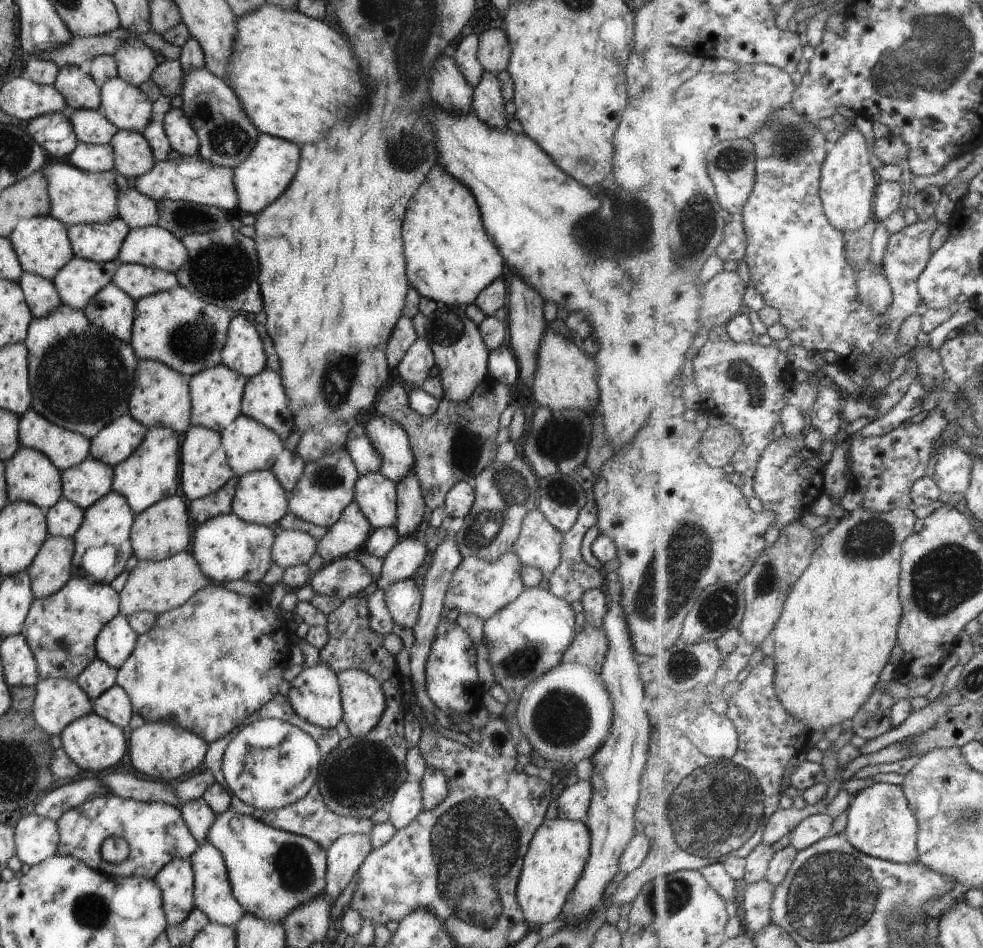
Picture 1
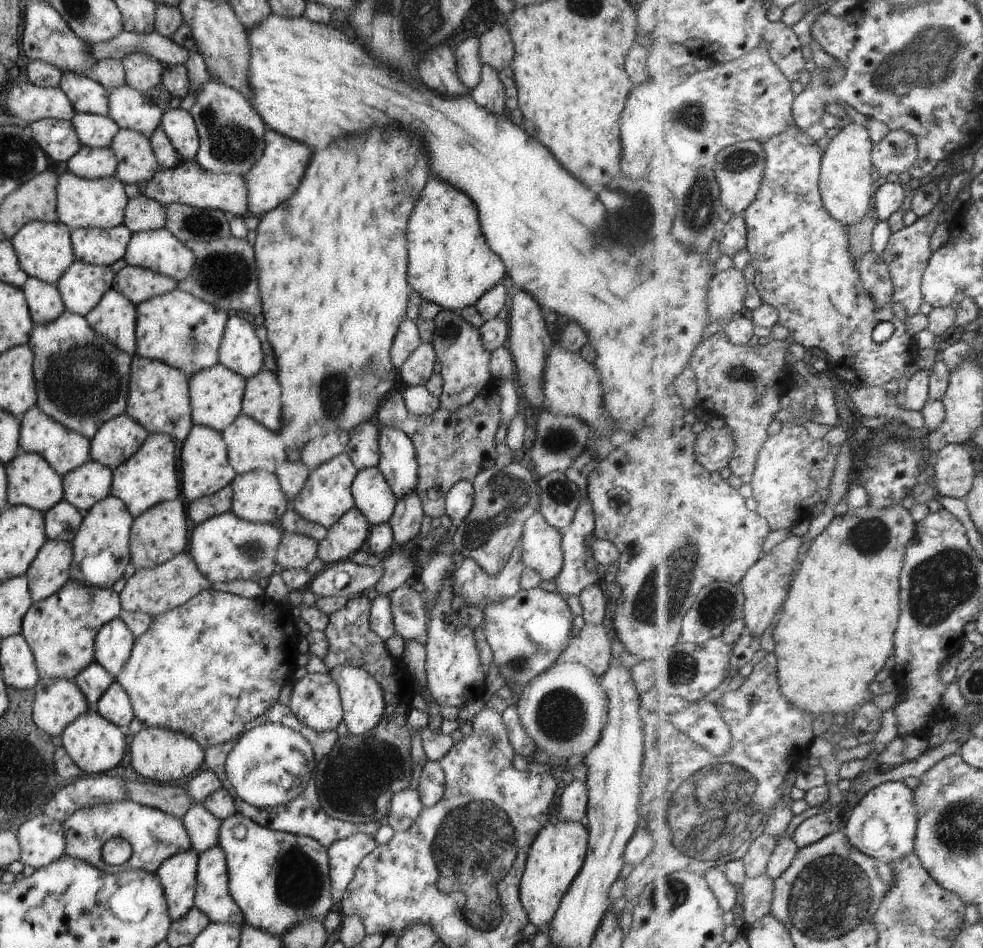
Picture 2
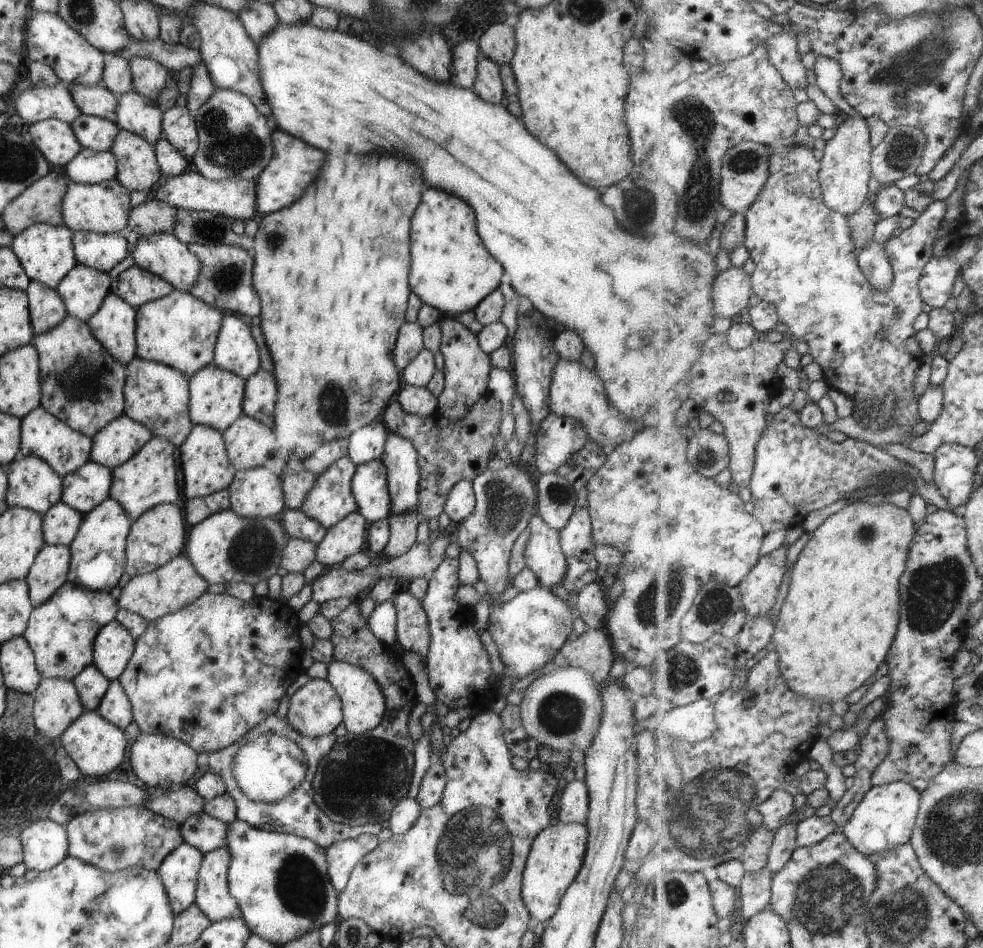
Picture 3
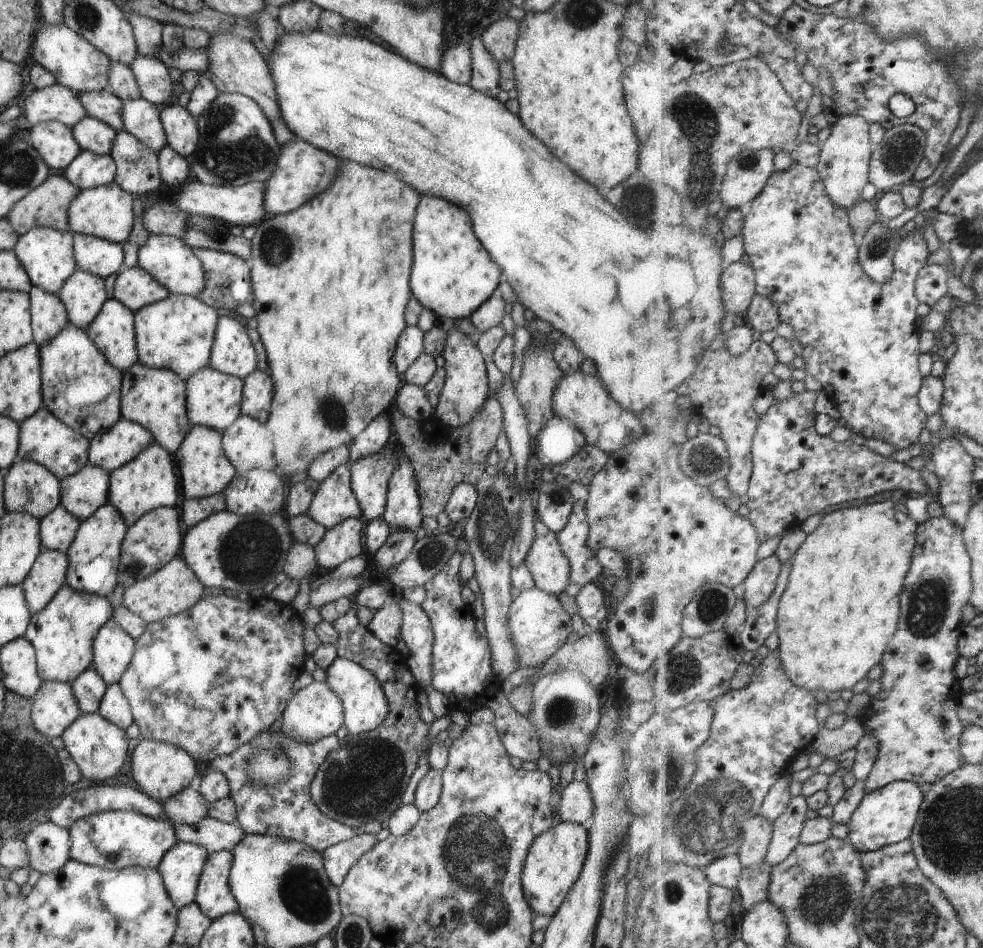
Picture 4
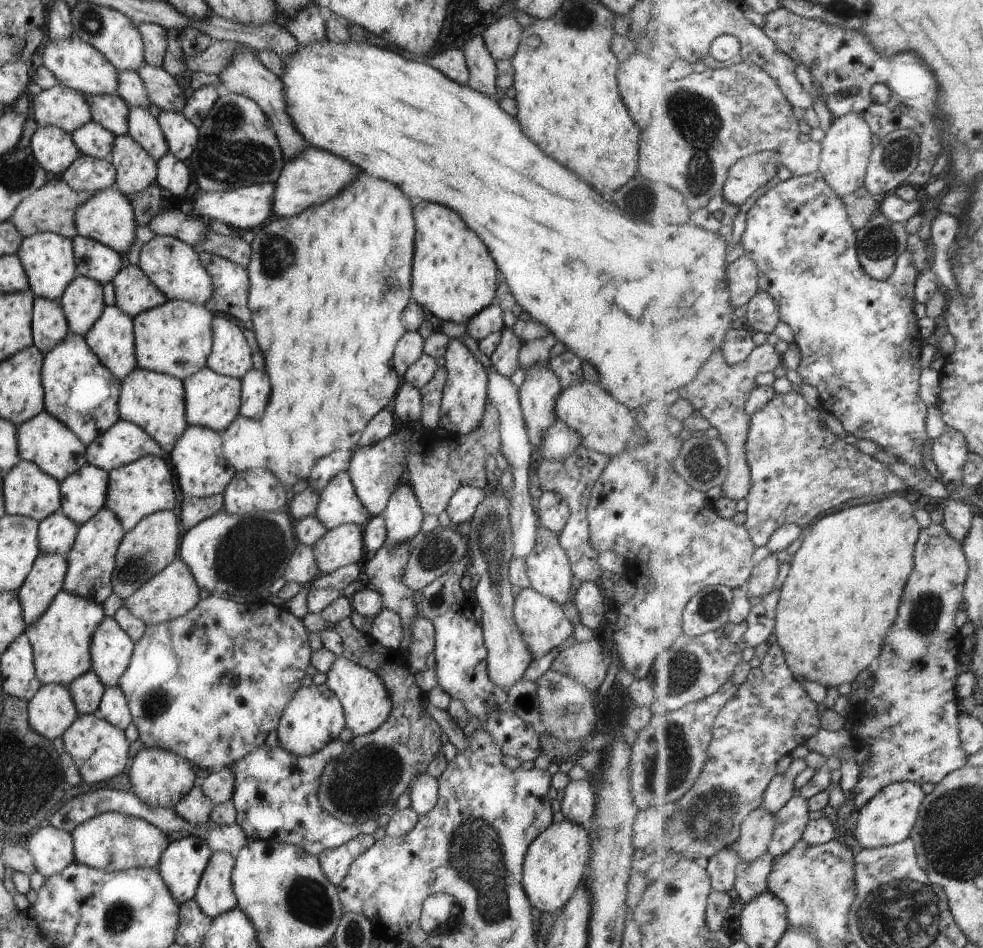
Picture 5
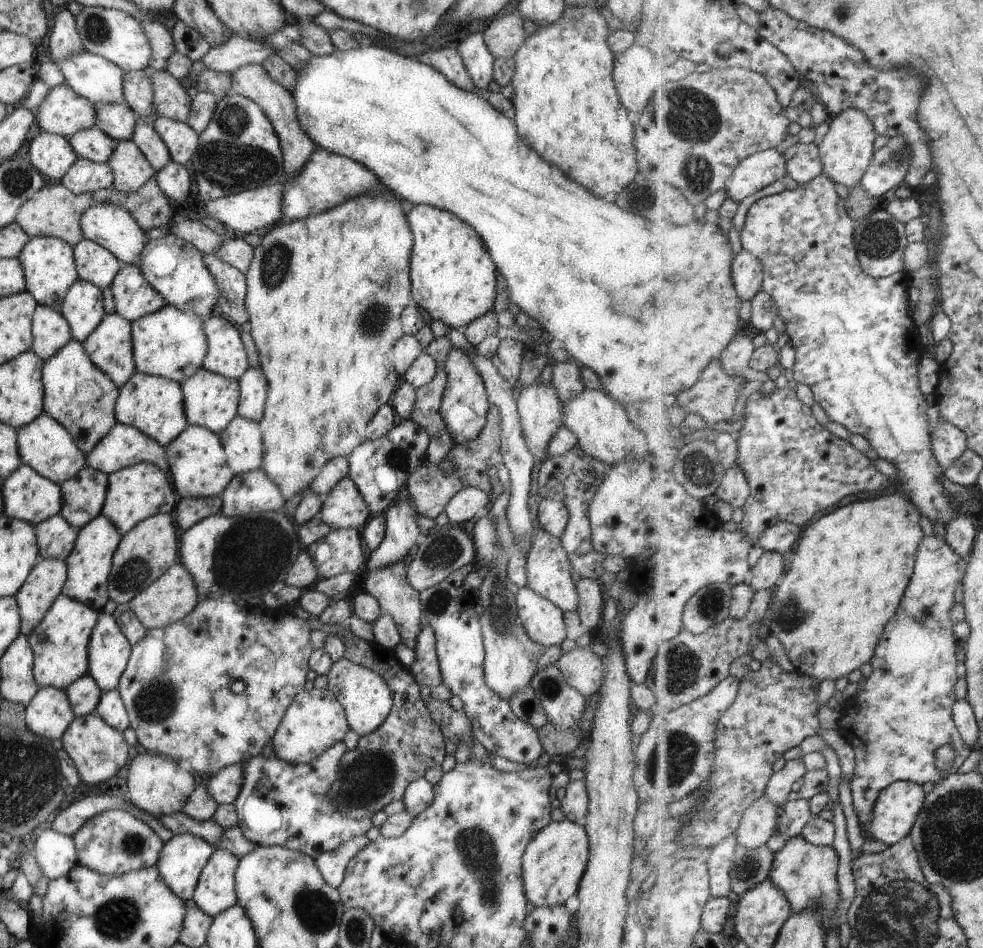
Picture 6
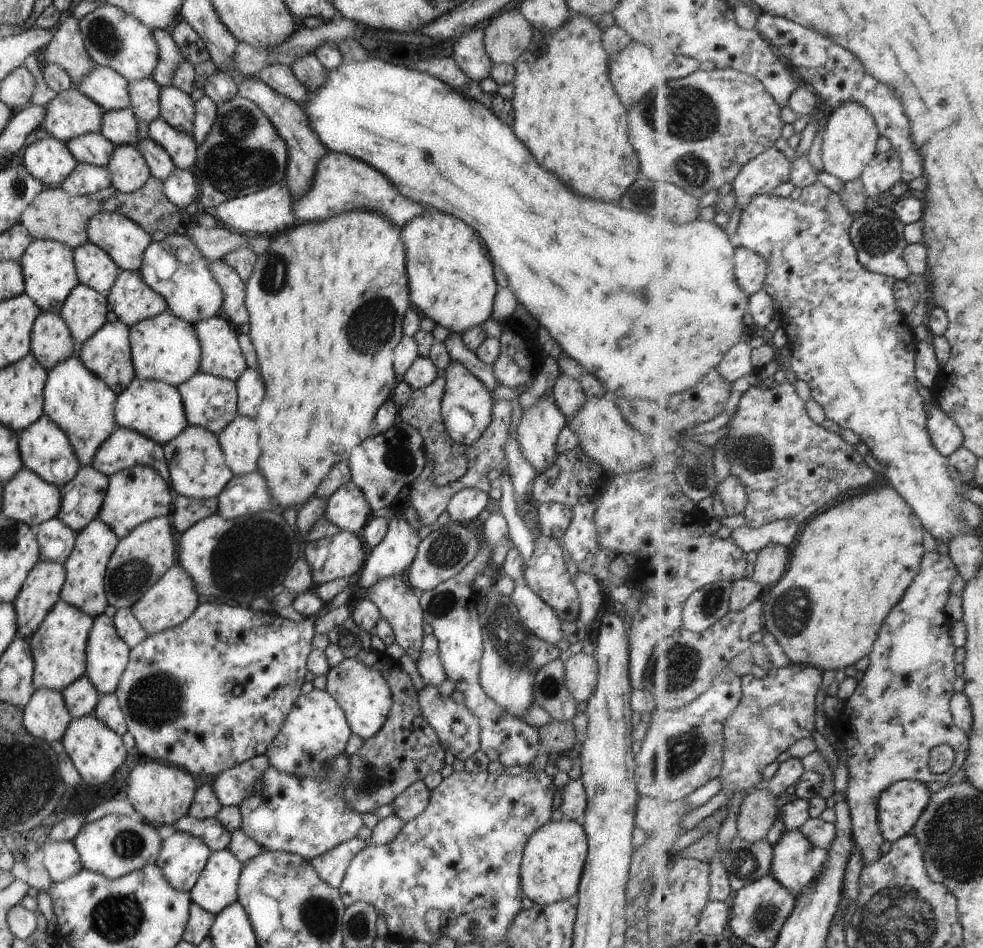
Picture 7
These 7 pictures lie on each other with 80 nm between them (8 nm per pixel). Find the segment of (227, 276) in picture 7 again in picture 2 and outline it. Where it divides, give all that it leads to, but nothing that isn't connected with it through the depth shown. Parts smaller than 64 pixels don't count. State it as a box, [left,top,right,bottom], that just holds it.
[177,238,261,319]

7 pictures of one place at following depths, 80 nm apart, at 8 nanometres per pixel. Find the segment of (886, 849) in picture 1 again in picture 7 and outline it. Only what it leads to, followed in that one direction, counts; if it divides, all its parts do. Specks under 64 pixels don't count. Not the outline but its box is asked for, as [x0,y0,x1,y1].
[878,780,931,844]

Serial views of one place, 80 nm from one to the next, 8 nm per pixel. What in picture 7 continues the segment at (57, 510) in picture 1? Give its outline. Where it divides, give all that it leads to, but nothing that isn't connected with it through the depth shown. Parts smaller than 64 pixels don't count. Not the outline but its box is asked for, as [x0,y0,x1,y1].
[34,517,76,564]

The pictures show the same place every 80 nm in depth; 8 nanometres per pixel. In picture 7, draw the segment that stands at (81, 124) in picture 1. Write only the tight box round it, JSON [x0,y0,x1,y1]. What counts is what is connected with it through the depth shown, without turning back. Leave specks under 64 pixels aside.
[66,132,114,167]

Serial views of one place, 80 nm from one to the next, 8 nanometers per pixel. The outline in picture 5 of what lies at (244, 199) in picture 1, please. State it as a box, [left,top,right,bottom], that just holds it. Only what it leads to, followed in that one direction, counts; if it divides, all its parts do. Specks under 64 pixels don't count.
[272,145,359,216]

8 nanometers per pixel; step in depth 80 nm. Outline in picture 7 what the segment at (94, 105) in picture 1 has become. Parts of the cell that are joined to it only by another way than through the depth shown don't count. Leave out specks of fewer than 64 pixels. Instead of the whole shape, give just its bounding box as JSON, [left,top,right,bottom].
[99,107,137,146]

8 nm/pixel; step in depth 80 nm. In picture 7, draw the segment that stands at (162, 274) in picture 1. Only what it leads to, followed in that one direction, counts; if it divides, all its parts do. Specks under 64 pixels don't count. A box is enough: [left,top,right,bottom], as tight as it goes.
[106,270,166,328]

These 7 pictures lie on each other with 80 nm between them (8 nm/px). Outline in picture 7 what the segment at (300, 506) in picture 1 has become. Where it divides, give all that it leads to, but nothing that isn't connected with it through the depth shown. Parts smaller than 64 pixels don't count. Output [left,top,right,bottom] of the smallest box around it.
[322,481,370,534]

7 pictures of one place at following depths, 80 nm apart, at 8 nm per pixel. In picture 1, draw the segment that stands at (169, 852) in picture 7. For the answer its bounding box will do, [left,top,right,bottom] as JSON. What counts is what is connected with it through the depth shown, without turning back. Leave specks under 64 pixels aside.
[153,857,194,926]

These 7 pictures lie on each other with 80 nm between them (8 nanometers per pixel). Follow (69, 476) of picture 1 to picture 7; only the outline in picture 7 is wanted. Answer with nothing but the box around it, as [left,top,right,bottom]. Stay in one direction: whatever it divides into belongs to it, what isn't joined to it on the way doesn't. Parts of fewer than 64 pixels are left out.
[56,466,108,533]

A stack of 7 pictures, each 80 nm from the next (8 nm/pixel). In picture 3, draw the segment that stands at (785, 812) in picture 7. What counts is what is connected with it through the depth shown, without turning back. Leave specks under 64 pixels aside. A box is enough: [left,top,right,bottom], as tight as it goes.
[768,792,808,874]

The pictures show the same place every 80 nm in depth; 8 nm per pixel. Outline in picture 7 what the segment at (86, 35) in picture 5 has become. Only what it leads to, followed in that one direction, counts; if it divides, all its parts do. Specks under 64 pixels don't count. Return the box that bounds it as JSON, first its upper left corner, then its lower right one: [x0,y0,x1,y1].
[78,4,157,80]

